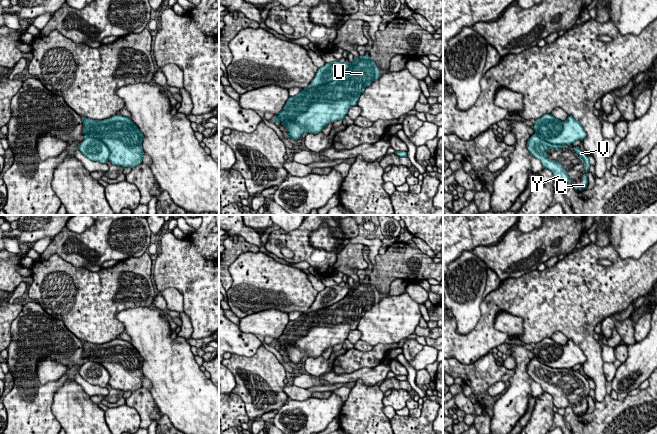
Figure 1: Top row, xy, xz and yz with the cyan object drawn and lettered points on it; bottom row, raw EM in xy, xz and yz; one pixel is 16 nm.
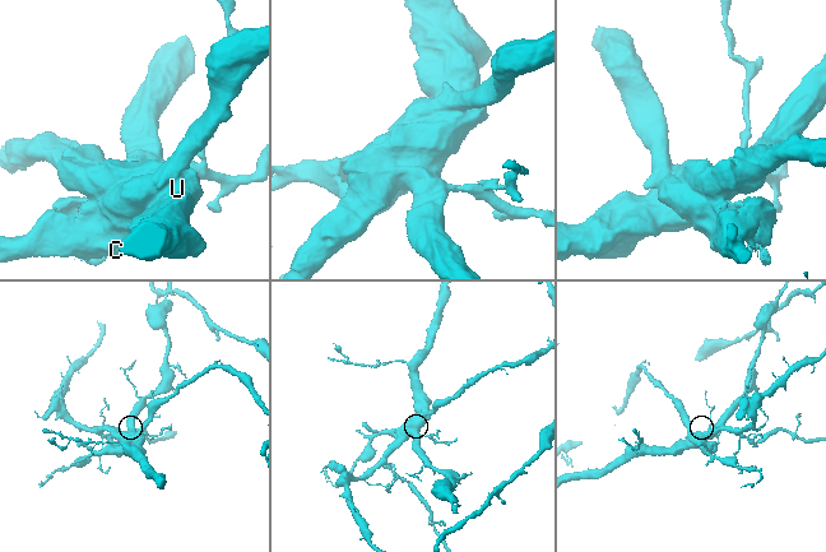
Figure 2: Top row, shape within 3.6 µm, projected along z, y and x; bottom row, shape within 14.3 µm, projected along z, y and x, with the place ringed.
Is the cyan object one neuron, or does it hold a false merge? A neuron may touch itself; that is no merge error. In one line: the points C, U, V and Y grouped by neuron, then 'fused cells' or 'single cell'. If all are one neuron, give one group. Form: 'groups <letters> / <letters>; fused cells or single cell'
groups C V Y / U; fused cells

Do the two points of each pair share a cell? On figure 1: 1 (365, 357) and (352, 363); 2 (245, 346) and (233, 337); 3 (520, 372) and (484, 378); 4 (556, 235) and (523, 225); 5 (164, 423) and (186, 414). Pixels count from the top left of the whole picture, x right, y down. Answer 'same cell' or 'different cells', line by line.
1: same cell
2: same cell
3: different cells
4: different cells
5: different cells

